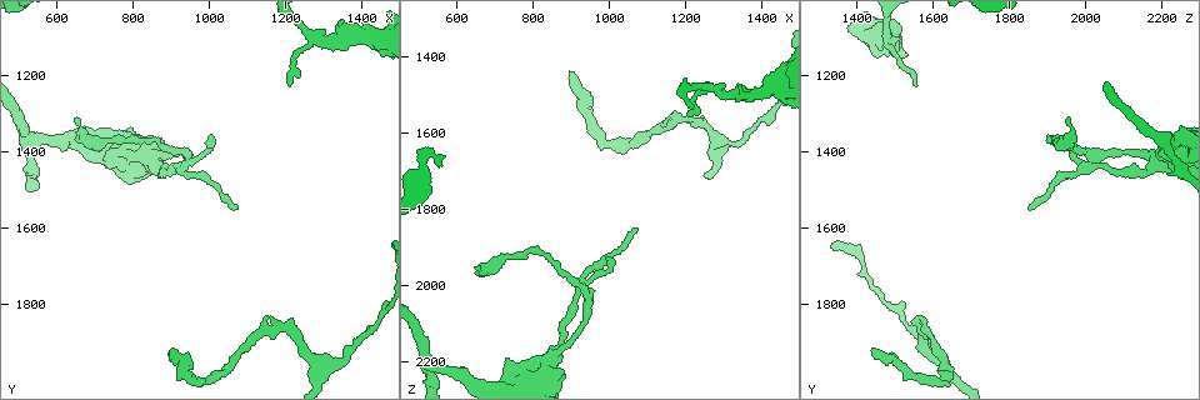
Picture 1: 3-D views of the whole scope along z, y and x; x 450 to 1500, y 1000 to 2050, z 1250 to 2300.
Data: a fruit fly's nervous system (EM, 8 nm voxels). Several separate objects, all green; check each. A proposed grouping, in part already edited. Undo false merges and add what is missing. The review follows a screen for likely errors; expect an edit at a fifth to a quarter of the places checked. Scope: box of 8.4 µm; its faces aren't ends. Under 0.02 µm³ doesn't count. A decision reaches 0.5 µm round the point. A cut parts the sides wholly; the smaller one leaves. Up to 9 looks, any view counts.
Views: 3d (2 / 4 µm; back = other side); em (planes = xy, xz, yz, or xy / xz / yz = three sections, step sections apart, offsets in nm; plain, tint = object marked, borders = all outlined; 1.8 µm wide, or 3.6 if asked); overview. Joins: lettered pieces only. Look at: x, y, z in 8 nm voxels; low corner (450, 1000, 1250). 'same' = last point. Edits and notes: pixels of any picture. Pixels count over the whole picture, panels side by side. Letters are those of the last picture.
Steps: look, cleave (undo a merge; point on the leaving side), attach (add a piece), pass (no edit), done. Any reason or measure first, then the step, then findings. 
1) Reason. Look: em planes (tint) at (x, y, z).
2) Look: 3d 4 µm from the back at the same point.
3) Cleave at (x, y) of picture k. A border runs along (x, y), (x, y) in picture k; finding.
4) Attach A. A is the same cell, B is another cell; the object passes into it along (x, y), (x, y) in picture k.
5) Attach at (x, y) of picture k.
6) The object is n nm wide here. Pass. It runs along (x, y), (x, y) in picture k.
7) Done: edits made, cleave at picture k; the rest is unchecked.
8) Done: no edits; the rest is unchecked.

Thick turns thin. Look: 3d 4 µm at (750, 1405, 2235).

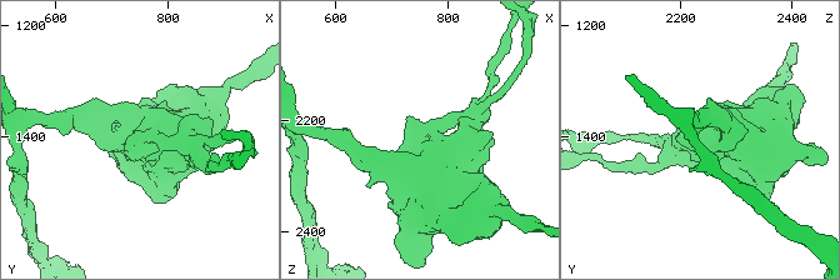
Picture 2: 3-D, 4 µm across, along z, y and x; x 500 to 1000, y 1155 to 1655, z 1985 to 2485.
Now the EM. Look: em xy step 4 (tint) at (745, 1405, 2230).

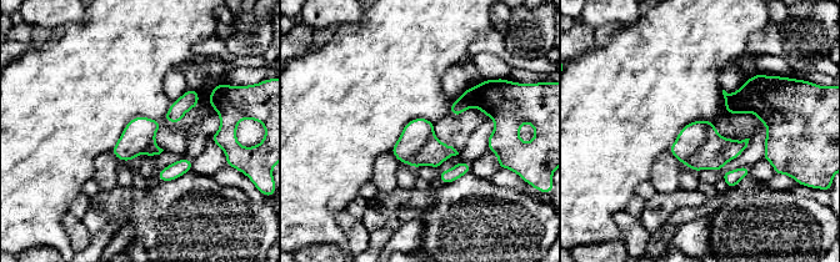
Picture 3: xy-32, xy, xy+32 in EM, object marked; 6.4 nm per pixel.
Cut it another way. Look: em planes (borders) at the same point.

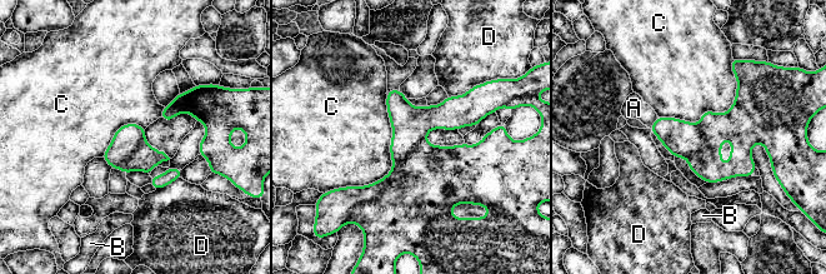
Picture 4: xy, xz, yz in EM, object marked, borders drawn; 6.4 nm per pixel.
The object is 260 nm wide here. Cleave at (404, 142) of picture 4. A, B, C and D are other cells; a border runs along (424, 138), (356, 205) in picture 4; a second neuron is stuck on.

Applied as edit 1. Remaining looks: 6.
Look: overview.

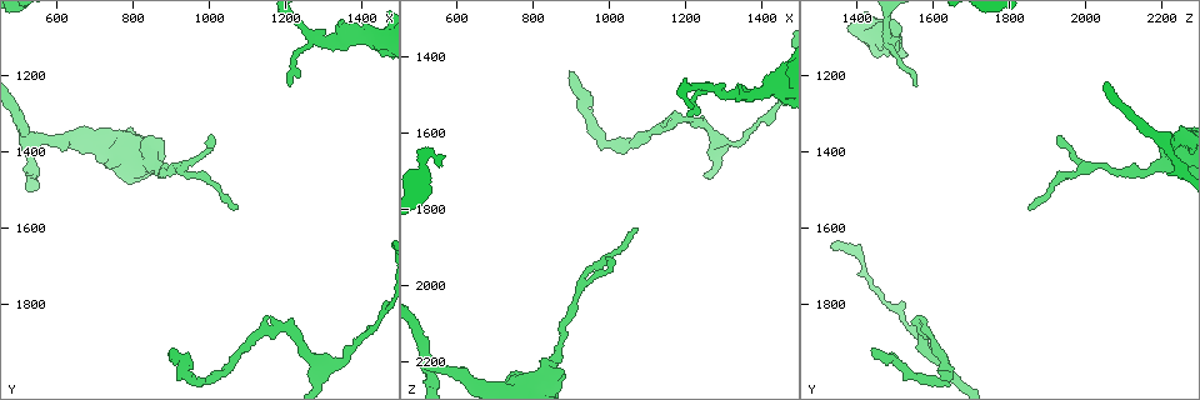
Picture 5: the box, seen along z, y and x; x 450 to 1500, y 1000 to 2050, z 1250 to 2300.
An open end. Look: 3d 4 µm at (1205, 1220, 1555).

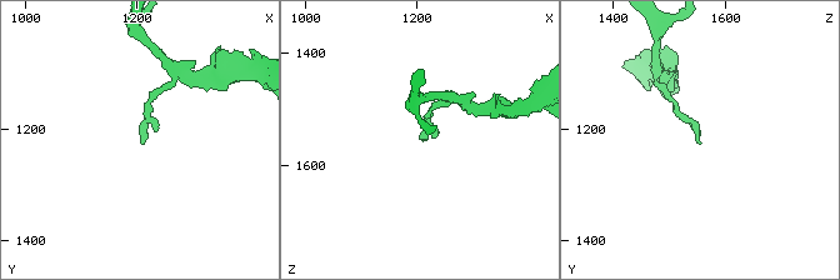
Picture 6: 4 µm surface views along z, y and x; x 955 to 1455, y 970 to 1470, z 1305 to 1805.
Shape alone is not enough. Look: em xy step 16 (tint) at (1215, 1220, 1555).

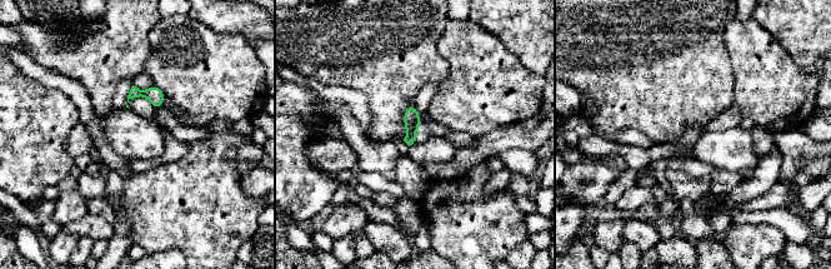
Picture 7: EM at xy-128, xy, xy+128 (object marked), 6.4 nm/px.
Cut it another way. Look: em planes (borders) at the same point.

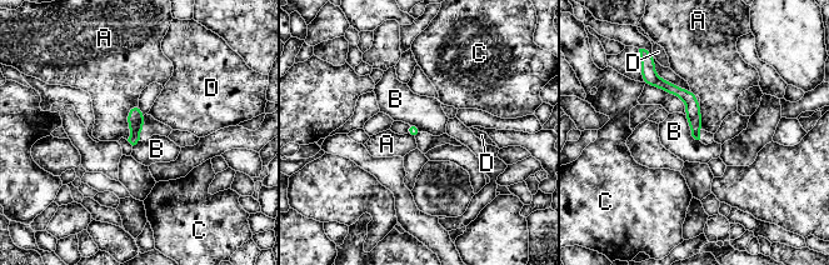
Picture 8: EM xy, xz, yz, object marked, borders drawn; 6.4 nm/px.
Pass. A, B, C and D are other cells; it runs along (652, 78), (692, 104), (697, 135) in picture 8; none of them fits.

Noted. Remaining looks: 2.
Free end. Look: 3d 4 µm at (900, 1910, 1440).

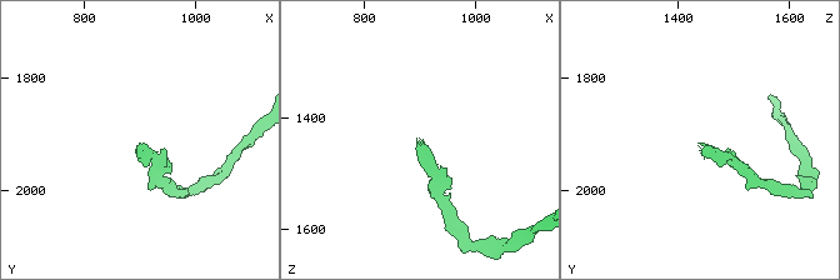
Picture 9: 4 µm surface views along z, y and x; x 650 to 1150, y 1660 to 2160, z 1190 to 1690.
Shape alone is not enough. Look: em planes (borders) at (905, 1915, 1440).

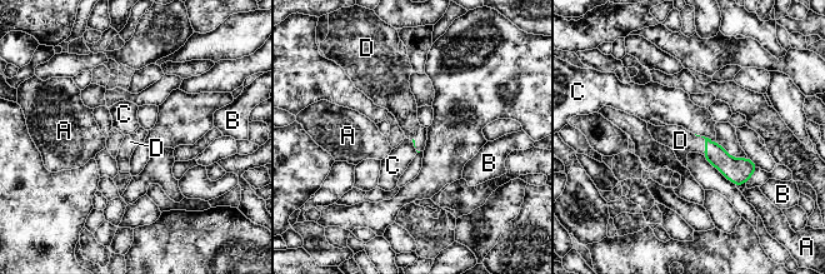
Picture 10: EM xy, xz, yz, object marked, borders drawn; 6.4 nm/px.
Attach D. D is the same cell, A, B and C are other cells; the object passes into it along (733, 169), (705, 142), (680, 140) in picture 10; it goes on there.

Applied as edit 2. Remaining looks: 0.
Done: edits made, cleave at picture 4, attach at picture 10; the rest is unchecked.

